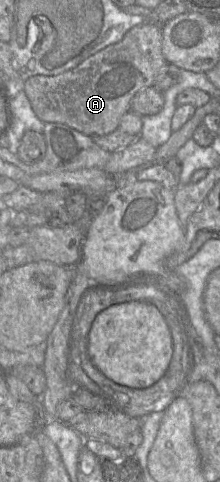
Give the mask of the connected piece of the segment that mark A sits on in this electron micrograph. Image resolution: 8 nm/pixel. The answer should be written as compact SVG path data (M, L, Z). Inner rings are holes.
M145 21L131 28L118 43L100 50L71 70L54 76L35 75L26 79L22 89L36 116L43 123L62 123L87 136L105 136L114 132L122 116L130 111L134 95L152 86L157 74L167 63L162 53L162 25Z

